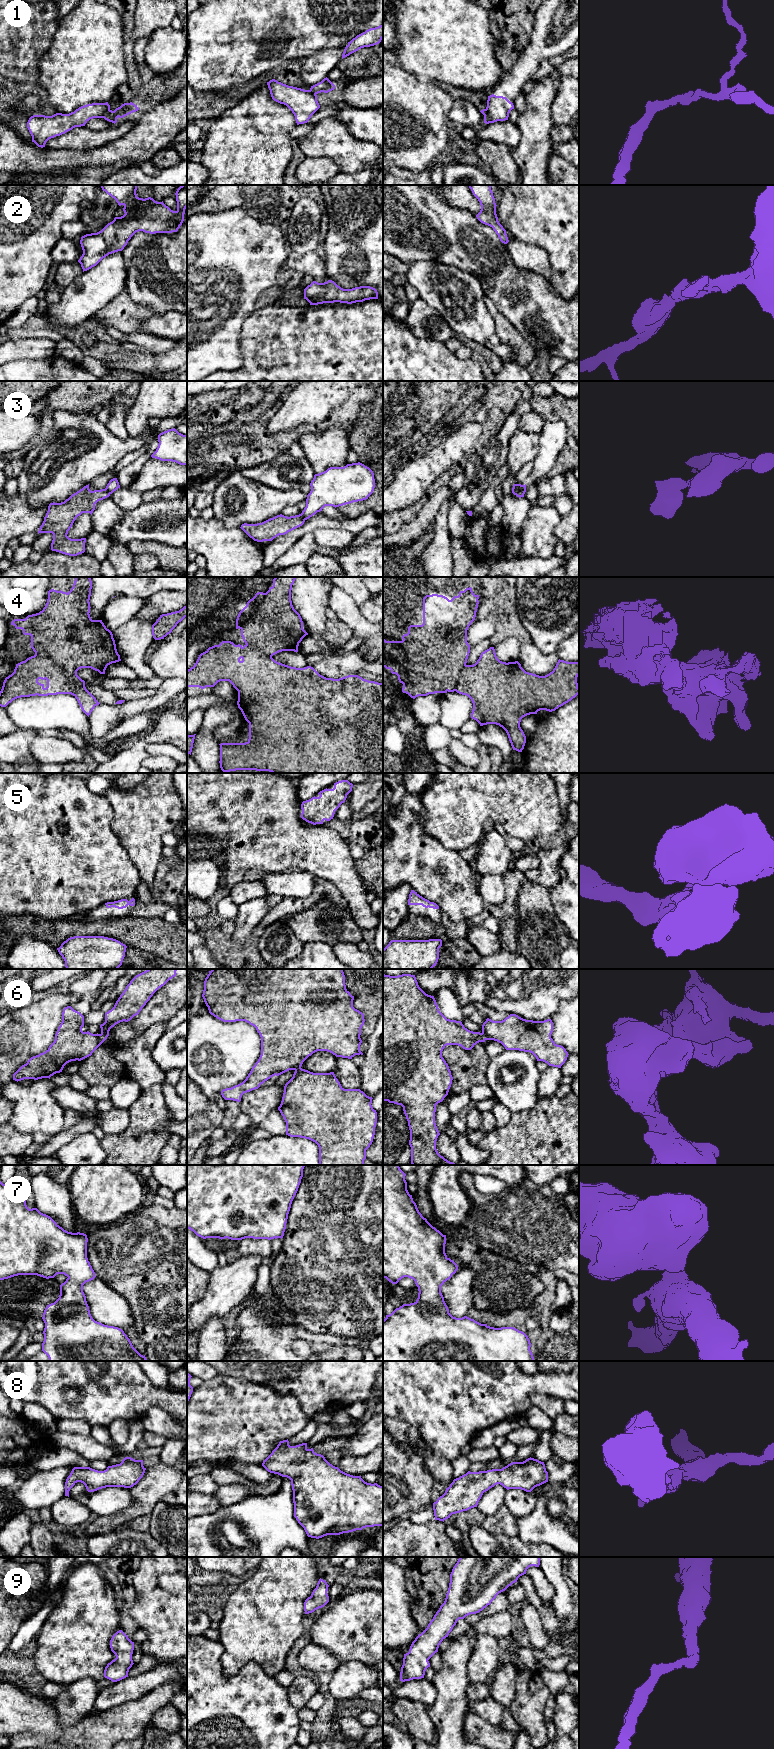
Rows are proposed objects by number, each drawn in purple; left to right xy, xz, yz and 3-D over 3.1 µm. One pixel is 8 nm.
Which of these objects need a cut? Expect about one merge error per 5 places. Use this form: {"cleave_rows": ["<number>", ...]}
{"cleave_rows": ["1", "3"]}

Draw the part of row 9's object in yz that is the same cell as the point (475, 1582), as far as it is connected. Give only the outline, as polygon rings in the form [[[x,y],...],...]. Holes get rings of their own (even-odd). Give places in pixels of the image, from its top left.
[[[460,1557],[450,1574],[444,1603],[404,1654],[400,1681],[424,1678],[428,1660],[459,1619],[482,1611],[529,1567],[539,1565],[540,1557]]]

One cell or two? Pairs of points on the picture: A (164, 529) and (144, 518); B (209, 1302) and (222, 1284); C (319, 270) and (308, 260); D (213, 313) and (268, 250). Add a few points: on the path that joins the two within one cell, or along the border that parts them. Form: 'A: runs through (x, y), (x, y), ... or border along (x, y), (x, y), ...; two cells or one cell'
A: runs through (159, 524), (156, 521), (149, 521); one cell
B: runs through (213, 1298), (222, 1288); one cell
C: runs through (316, 267), (311, 263); one cell
D: runs through (220, 297), (252, 265); one cell

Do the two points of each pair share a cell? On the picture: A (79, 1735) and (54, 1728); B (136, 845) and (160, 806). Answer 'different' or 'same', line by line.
A: same
B: same

